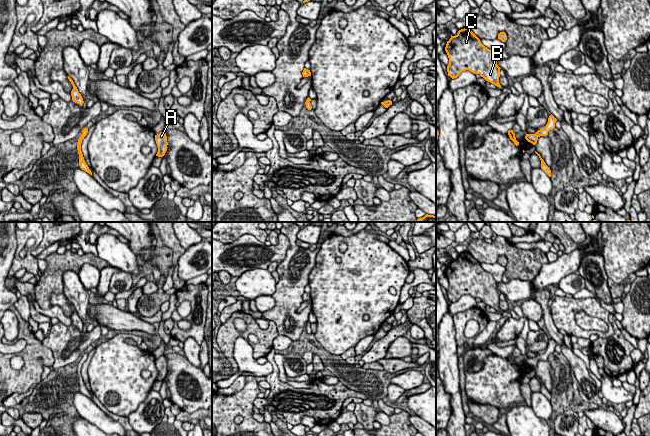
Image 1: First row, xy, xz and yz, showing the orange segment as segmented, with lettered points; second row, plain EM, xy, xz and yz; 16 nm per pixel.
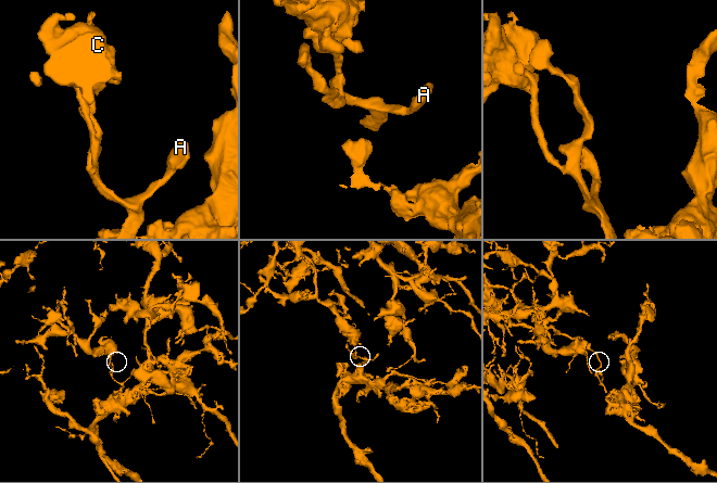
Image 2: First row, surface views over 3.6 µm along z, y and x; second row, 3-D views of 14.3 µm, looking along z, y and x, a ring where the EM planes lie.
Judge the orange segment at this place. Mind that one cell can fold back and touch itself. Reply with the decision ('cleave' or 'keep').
cleave

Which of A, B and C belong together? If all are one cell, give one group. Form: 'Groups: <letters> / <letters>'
Groups: A / B C

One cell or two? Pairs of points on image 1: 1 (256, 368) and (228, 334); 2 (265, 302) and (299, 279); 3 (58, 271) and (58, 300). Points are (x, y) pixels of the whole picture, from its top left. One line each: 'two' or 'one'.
1: two
2: two
3: two

